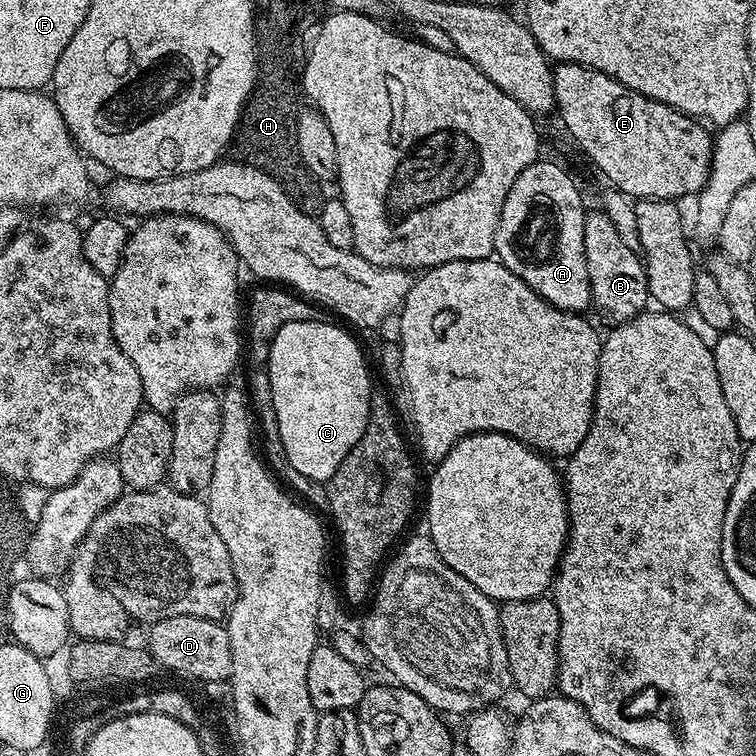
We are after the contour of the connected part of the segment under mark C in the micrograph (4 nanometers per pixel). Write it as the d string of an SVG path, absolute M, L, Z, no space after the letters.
M299 318L286 322L286 326L274 334L268 351L268 381L274 394L274 414L278 418L278 434L286 450L286 458L290 458L290 466L294 466L298 474L306 474L306 478L321 482L331 478L334 470L342 466L346 454L350 454L352 447L362 438L368 425L374 391L359 342L347 332L347 327L328 323L327 319Z

